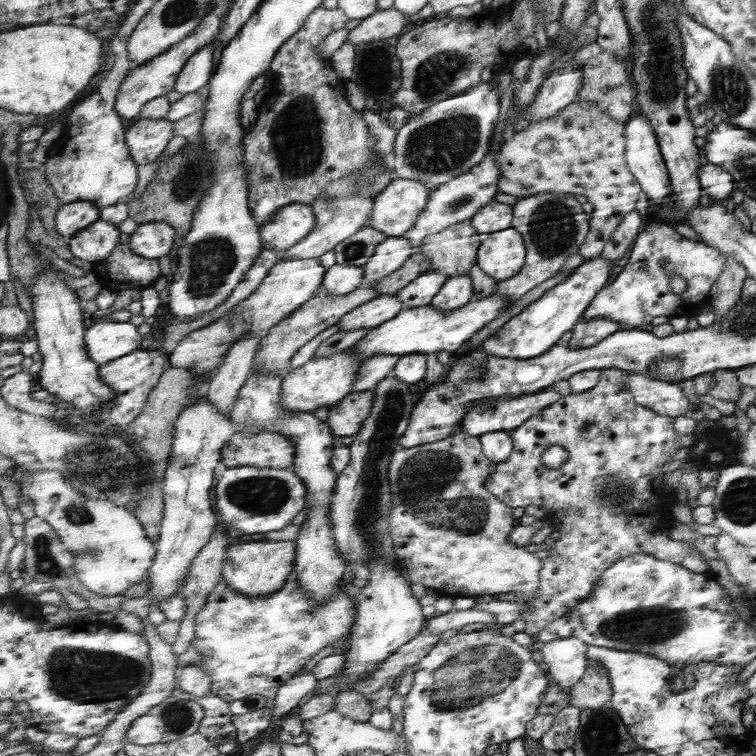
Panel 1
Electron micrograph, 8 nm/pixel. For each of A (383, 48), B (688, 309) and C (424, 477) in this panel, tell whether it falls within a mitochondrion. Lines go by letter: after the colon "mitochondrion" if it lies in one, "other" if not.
A: other
B: other
C: mitochondrion

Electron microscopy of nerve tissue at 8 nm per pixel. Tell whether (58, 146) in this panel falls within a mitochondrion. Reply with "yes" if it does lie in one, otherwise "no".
no

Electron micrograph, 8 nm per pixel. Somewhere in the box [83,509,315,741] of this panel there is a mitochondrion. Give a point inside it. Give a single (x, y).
(176, 717)

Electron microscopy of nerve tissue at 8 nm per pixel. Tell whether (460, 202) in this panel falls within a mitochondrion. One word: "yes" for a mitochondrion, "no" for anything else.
yes

